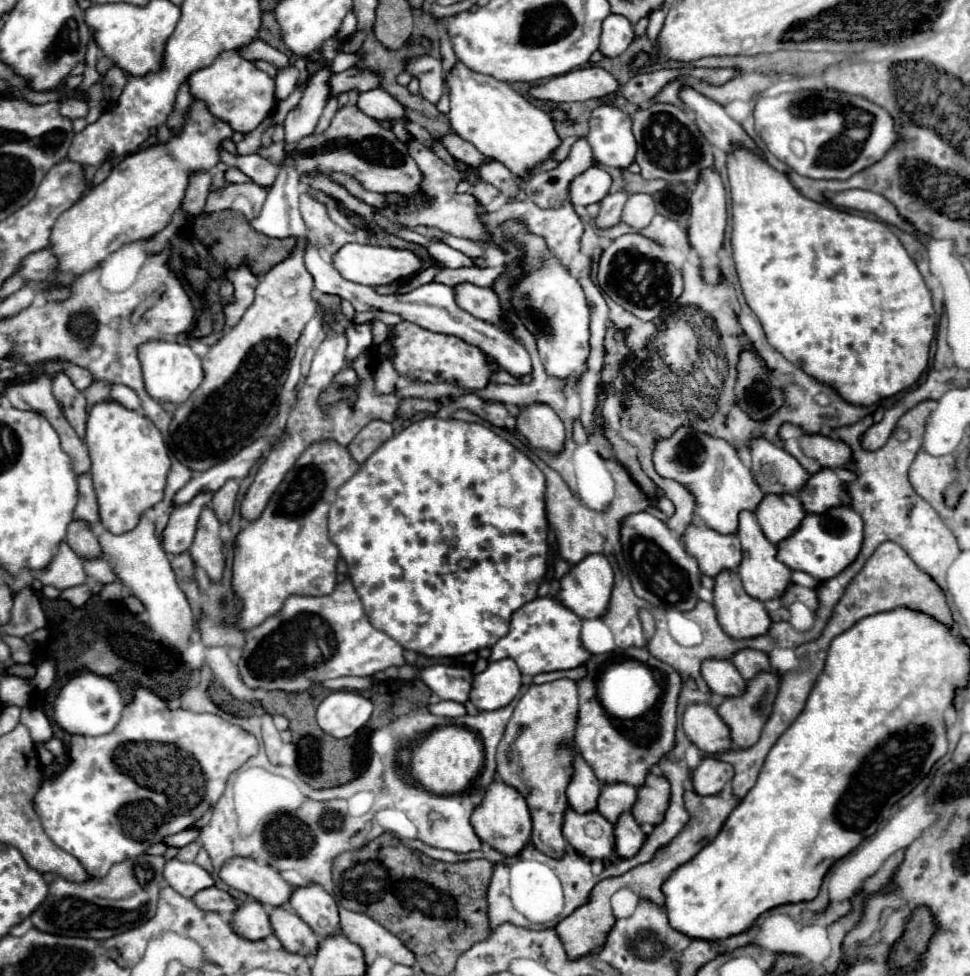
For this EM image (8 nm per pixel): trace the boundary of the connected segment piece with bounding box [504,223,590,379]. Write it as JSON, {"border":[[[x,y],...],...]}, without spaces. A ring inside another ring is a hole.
{"border":[[[506,223],[504,231],[516,237],[516,243],[526,251],[528,275],[516,285],[512,303],[524,325],[536,335],[538,353],[546,373],[558,379],[580,379],[588,369],[590,355],[590,309],[580,283],[558,263],[558,259],[548,253],[544,239],[530,235],[522,223]]]}

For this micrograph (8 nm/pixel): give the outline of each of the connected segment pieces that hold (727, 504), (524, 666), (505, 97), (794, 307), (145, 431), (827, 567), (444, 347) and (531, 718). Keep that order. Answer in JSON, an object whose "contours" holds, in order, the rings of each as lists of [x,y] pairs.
{"contours":[[[[680,427],[670,439],[656,445],[654,467],[660,475],[690,487],[698,501],[696,515],[710,529],[722,535],[736,535],[740,511],[756,511],[764,499],[760,487],[752,479],[750,469],[742,465],[738,453],[726,441],[696,433],[688,427]]],[[[536,597],[534,601],[522,605],[510,621],[510,633],[506,637],[502,637],[494,647],[492,647],[492,655],[490,661],[498,661],[498,659],[514,659],[516,665],[520,667],[520,671],[524,675],[538,675],[538,673],[550,673],[550,671],[562,671],[562,669],[570,669],[570,667],[578,667],[584,665],[586,661],[592,659],[592,653],[582,649],[580,645],[580,627],[582,627],[582,619],[578,619],[578,615],[574,615],[568,607],[564,607],[556,597]]],[[[456,63],[448,75],[450,87],[450,125],[456,135],[472,143],[482,155],[500,161],[516,179],[530,179],[534,167],[552,157],[560,147],[560,137],[552,119],[534,103],[518,95],[508,83],[490,75],[480,75]]],[[[734,151],[732,155],[728,155],[728,177],[730,177],[730,191],[732,191],[732,215],[734,215],[732,217],[732,221],[734,221],[734,231],[732,231],[734,263],[736,263],[736,271],[740,277],[740,285],[742,285],[746,303],[754,311],[754,315],[760,319],[768,343],[776,351],[780,351],[792,365],[800,367],[804,373],[808,373],[816,381],[834,389],[850,405],[870,407],[870,405],[880,403],[880,399],[886,399],[900,391],[910,389],[920,379],[920,375],[924,373],[924,369],[928,365],[930,343],[932,343],[934,331],[936,331],[936,313],[932,307],[930,293],[924,285],[924,279],[918,273],[918,269],[916,269],[914,261],[910,259],[910,255],[906,253],[906,249],[902,247],[902,243],[898,241],[898,237],[882,221],[852,215],[848,211],[830,209],[826,205],[806,199],[802,193],[798,193],[794,189],[794,185],[788,181],[788,177],[784,173],[770,167],[764,159],[760,159],[752,151]]],[[[102,401],[96,403],[88,415],[84,441],[90,451],[90,473],[102,525],[110,533],[132,531],[140,523],[140,517],[164,497],[170,457],[162,433],[150,423],[150,419],[122,407],[118,401]]],[[[834,507],[822,515],[806,515],[802,527],[778,547],[778,559],[790,569],[804,571],[818,581],[840,575],[860,553],[862,547],[862,517],[852,507]]],[[[410,321],[396,323],[392,327],[392,339],[388,343],[394,349],[390,361],[398,375],[408,379],[416,371],[420,371],[420,377],[416,377],[416,381],[420,383],[454,383],[466,391],[478,391],[492,383],[492,375],[500,369],[498,363],[488,361],[486,353],[480,347],[470,345],[454,335],[432,333]]],[[[570,679],[530,685],[518,701],[512,719],[506,725],[504,739],[496,753],[496,773],[506,785],[524,795],[532,815],[532,843],[552,859],[562,859],[566,839],[562,835],[564,815],[568,809],[566,787],[574,775],[574,733],[578,721],[578,689]]]]}

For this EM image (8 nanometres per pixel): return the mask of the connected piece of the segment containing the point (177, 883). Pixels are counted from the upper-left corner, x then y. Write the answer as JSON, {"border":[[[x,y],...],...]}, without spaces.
{"border":[[[170,859],[166,863],[164,875],[166,883],[184,897],[194,897],[198,891],[214,887],[212,875],[196,863],[182,863],[178,859]]]}

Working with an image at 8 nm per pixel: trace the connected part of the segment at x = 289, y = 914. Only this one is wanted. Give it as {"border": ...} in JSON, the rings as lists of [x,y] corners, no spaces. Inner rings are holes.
{"border":[[[276,907],[270,911],[270,923],[274,935],[280,939],[286,951],[300,955],[316,955],[318,937],[302,919],[298,919],[298,915],[294,915],[294,911],[286,907]]]}

